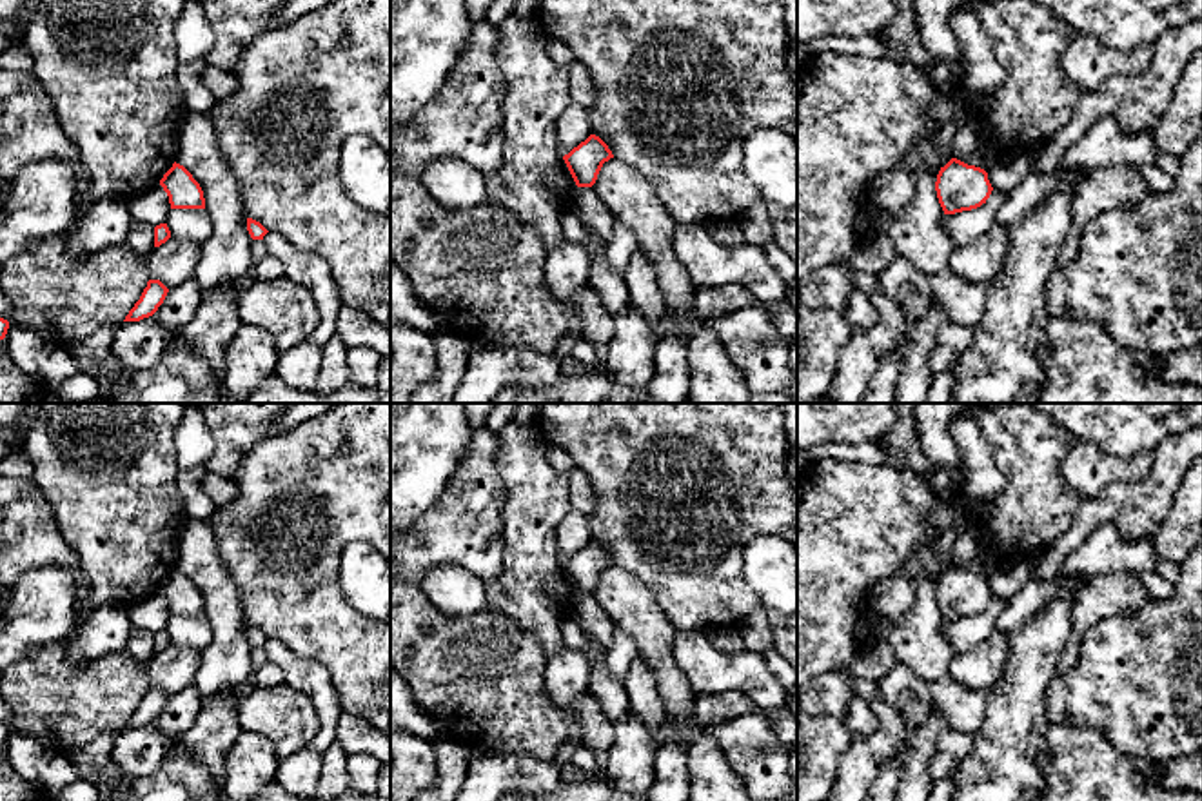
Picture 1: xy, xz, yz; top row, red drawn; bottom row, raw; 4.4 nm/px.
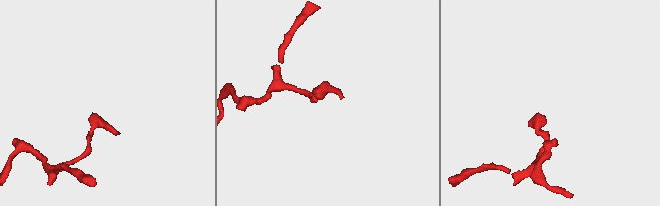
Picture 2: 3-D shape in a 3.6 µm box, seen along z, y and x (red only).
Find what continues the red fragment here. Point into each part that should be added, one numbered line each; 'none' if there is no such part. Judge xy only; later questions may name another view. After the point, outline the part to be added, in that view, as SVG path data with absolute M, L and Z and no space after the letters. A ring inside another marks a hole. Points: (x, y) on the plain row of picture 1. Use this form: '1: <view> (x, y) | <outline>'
none

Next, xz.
none

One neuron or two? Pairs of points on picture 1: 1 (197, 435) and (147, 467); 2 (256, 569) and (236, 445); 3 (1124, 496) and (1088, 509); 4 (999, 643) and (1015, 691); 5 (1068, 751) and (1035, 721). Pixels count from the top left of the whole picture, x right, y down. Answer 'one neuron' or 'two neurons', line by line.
1: two neurons
2: two neurons
3: one neuron
4: two neurons
5: two neurons

